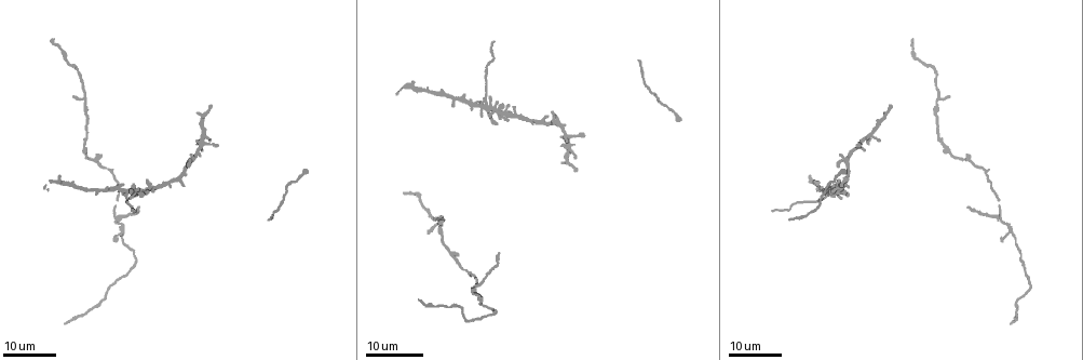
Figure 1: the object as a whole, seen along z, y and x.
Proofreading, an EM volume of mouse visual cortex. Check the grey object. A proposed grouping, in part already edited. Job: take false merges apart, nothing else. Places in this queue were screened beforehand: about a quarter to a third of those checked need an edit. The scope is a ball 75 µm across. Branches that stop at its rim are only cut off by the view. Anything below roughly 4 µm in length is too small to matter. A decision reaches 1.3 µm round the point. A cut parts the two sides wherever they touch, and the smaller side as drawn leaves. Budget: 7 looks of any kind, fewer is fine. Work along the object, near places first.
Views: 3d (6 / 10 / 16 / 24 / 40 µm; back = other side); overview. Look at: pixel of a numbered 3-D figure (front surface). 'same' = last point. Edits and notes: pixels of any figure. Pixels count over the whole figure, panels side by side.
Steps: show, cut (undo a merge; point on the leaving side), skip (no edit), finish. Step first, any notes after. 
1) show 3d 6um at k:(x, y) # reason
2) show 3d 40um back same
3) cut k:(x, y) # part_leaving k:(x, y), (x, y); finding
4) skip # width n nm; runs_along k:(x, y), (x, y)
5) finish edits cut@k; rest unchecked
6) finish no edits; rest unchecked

show 3d 24um at 1:(122, 193) # three-way junction

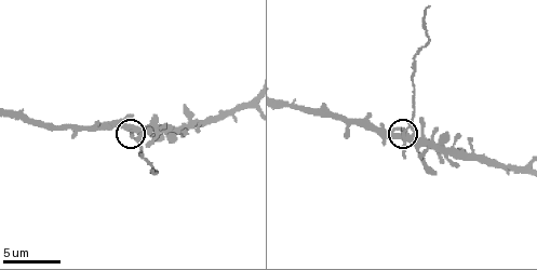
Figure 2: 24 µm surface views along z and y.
show 3d 10um at 2:(404, 134)

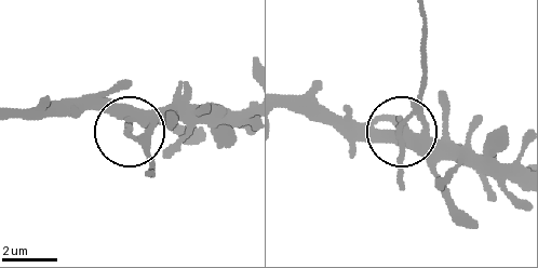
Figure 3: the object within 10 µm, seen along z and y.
cut 3:(149, 161) # part_leaving 3:(416, 112), (422, 16); two neurons meet here

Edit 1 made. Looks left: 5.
show overview

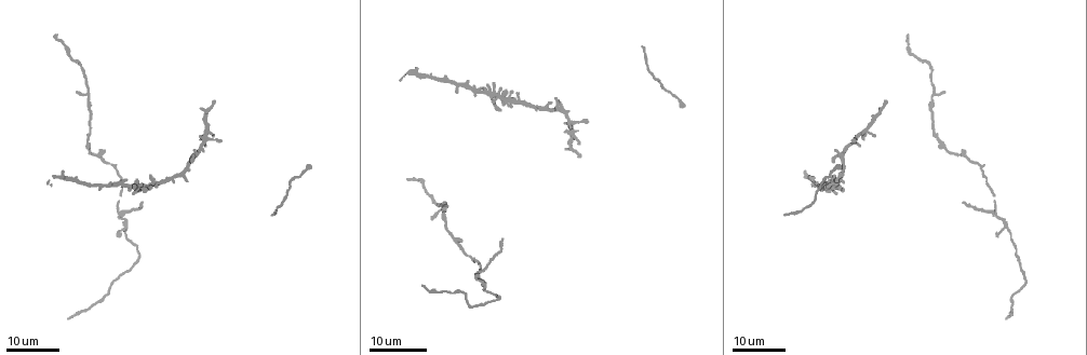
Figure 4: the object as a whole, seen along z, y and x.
show 3d 16um at 4:(122, 212) # a fork

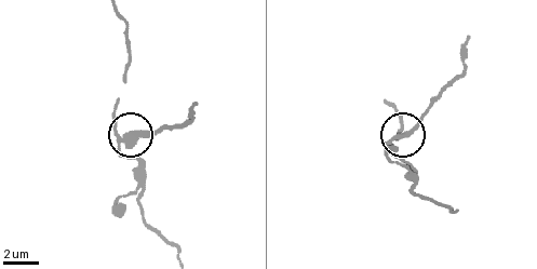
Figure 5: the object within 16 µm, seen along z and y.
show 3d 6um at 5:(123, 137)

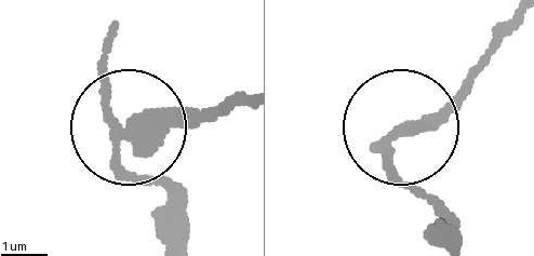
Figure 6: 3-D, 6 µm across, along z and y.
cut 6:(174, 120) # side_arm 9 um; arms 3; two neurons meet here

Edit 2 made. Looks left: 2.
show 3d 24um at 4:(444, 206)

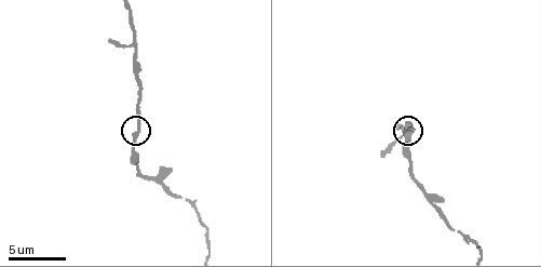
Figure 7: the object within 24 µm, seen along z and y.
show 3d 10um at 7:(409, 136)

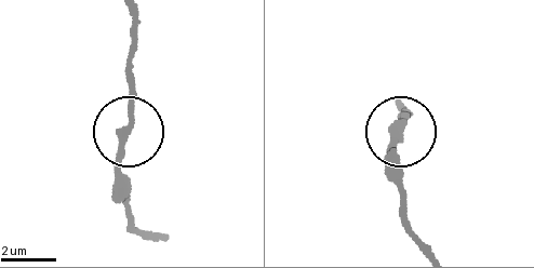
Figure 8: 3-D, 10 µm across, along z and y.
skip # width 300 nm; runs_along 8:(400, 124), (394, 138), (394, 183); continuous, no second neuron

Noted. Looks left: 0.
finish edits cut@3, cut@6; rest unchecked

